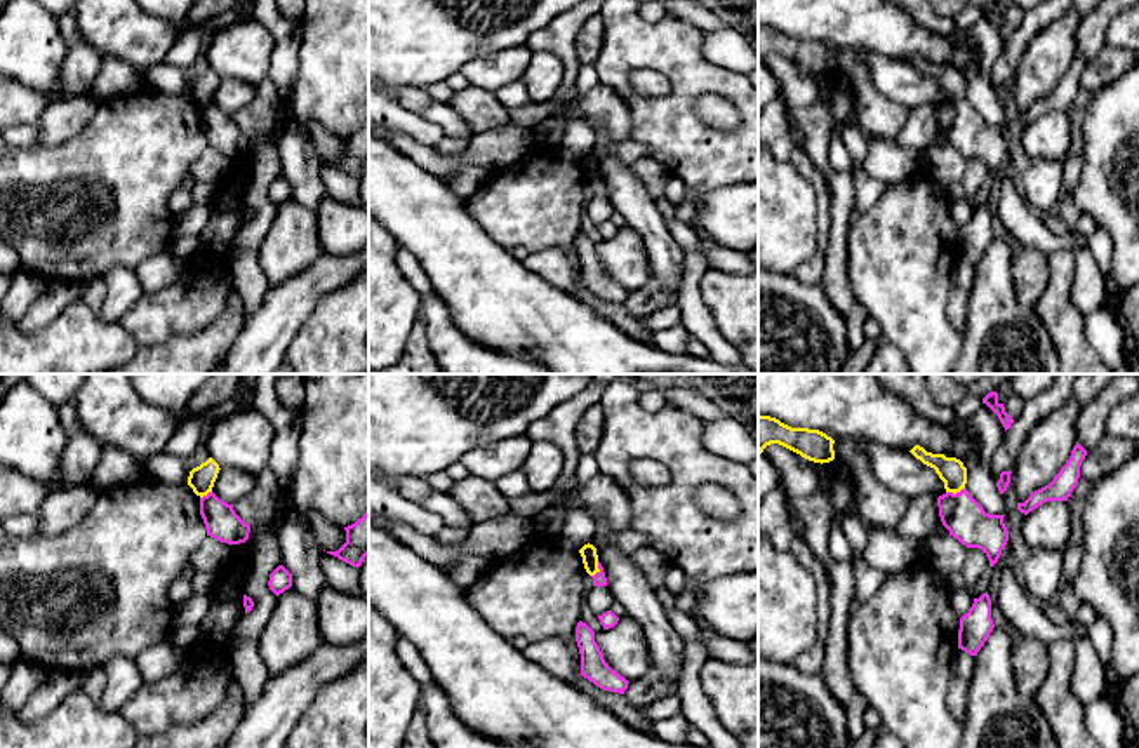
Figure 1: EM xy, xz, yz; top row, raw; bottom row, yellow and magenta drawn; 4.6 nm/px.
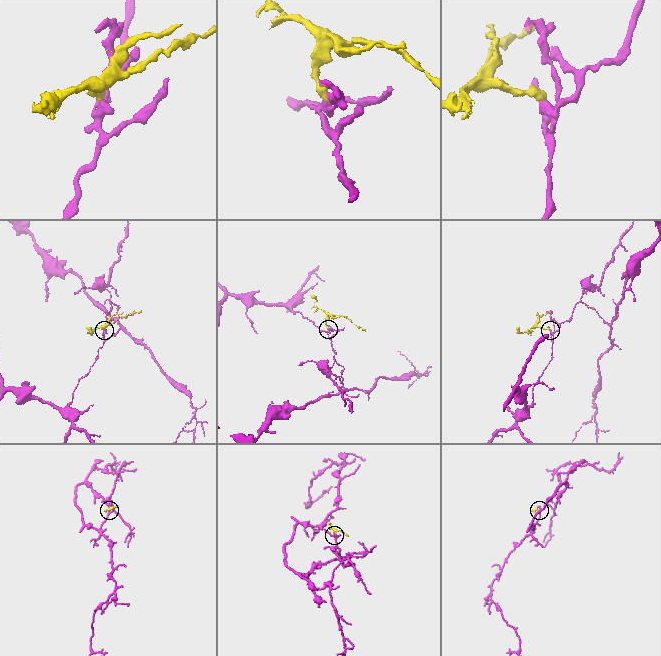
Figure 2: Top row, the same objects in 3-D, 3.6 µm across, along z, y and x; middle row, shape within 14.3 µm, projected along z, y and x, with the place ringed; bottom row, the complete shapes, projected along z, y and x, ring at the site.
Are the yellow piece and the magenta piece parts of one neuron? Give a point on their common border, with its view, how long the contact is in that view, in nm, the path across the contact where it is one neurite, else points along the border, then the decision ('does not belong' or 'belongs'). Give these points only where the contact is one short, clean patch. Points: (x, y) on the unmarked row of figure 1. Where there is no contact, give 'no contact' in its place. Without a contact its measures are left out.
meets yellow in yz at (955, 103); contact 90 nm long; border along yz (964, 98), (946, 103); does not belong

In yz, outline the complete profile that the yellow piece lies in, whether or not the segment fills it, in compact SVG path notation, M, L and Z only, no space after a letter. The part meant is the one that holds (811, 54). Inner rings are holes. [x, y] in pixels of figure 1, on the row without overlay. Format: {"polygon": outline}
{"polygon": "M758 26L758 64L770 54L779 54L814 73L835 70L835 50L819 40L791 38L770 26Z"}

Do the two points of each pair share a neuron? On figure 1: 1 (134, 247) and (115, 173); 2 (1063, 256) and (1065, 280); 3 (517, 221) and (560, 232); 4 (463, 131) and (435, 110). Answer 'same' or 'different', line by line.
1: same
2: same
3: same
4: same

